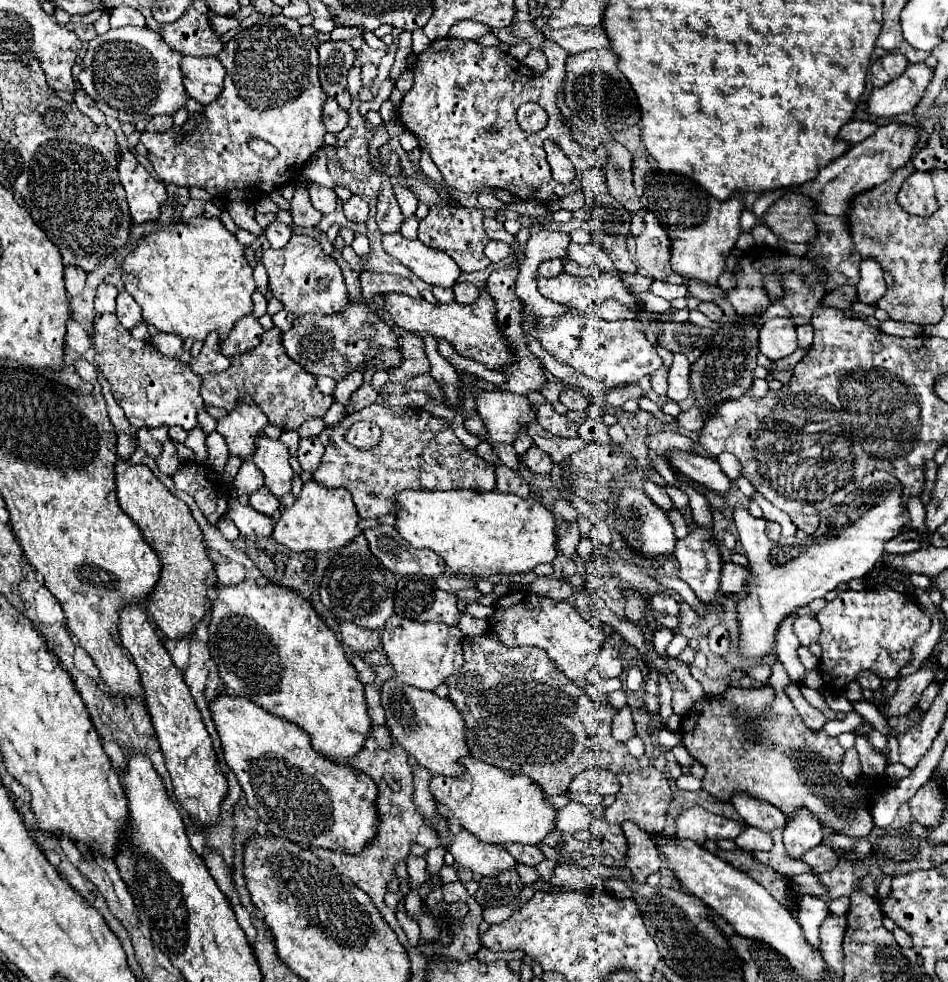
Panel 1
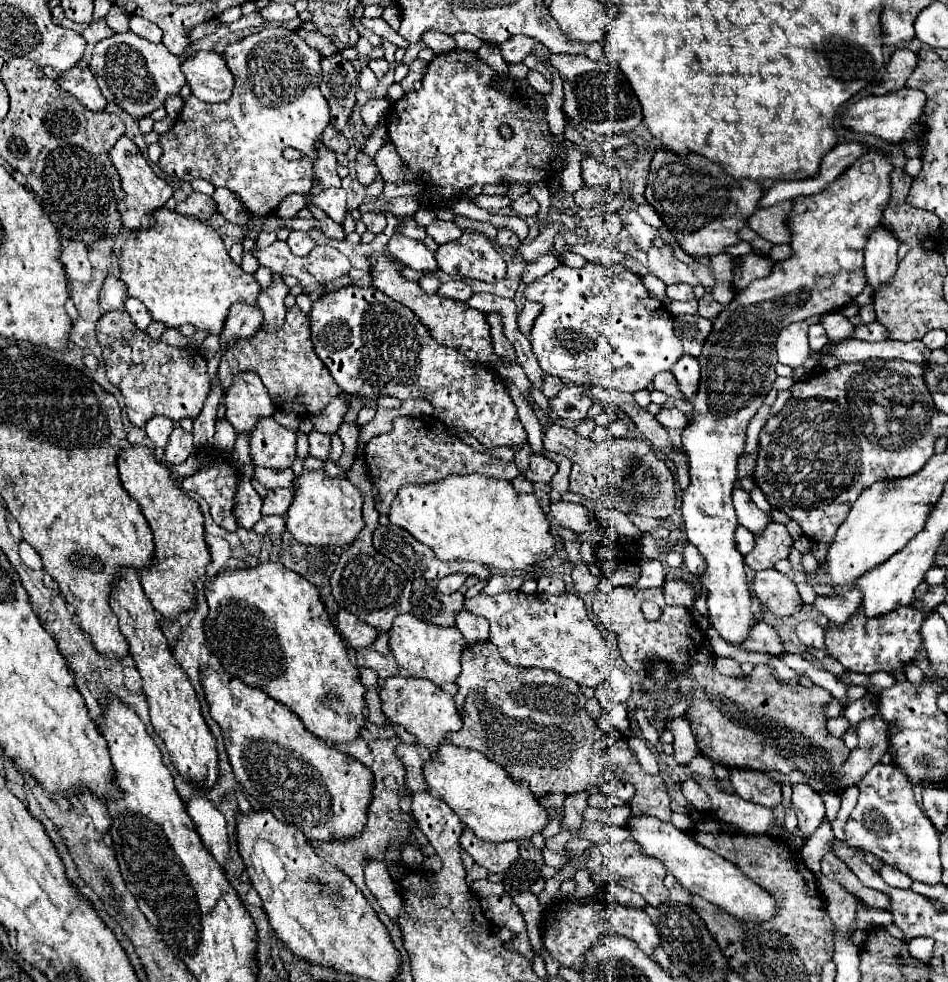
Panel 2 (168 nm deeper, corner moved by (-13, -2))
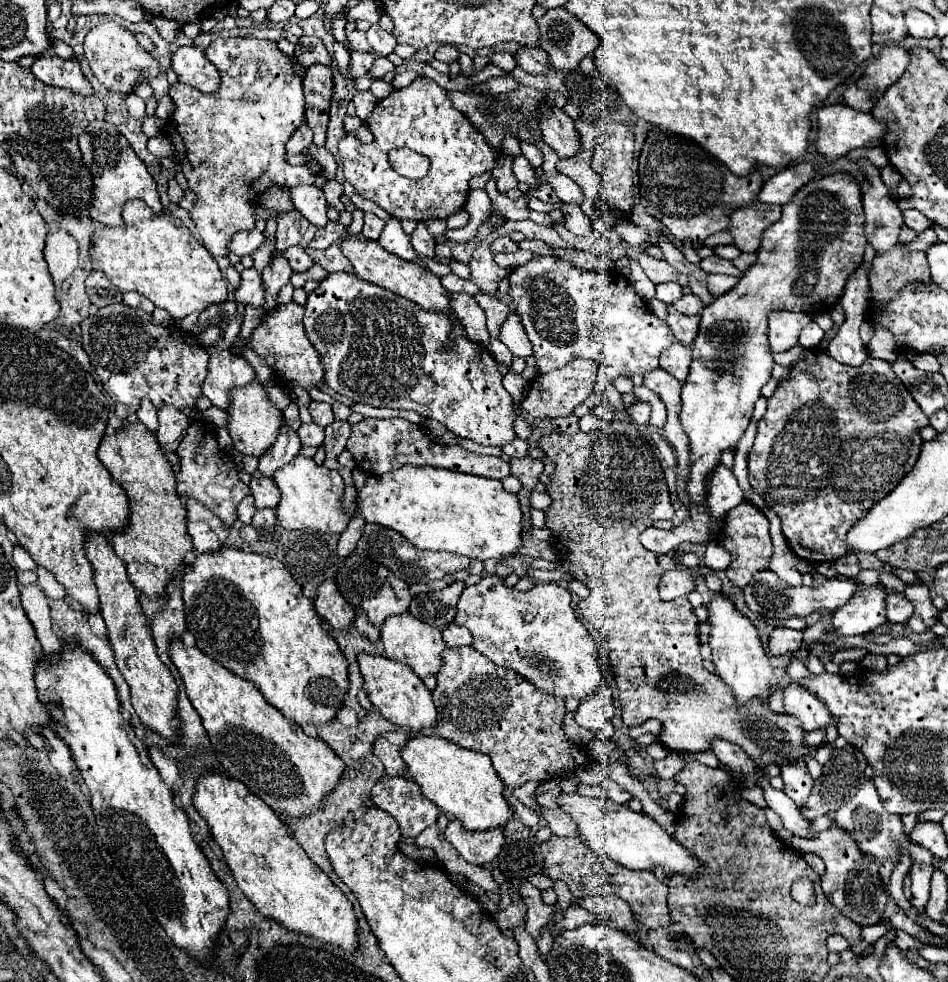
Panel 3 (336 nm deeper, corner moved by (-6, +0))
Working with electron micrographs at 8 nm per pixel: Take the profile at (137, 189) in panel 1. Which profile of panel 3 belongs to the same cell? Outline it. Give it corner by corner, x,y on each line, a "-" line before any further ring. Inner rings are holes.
95,119
87,125
85,133
79,135
79,149
83,155
83,161
93,177
93,195
91,195
91,209
89,217
93,221
99,221
109,227
123,225
121,219
121,207
127,199
143,199
155,213
161,213
159,193
155,187
153,177
147,173
145,163
135,155
135,151
129,147
127,139
119,133
119,129
113,123

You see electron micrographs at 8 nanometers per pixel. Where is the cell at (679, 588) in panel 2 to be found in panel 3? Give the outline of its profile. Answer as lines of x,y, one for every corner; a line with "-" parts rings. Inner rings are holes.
665,571
659,581
659,595
663,601
677,599
695,591
695,579
689,571

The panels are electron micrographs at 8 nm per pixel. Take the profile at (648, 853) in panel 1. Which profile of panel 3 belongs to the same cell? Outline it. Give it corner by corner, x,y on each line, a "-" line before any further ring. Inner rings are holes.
553,835
549,841
541,843
543,851
543,875
547,875
551,881
563,881
567,883
573,897
589,897
589,895
617,895
623,901
631,905
633,915
639,919
639,923
647,929
659,929
667,927
671,923
669,909
667,909
667,885
663,885
653,871
631,871
623,869
619,863
611,861
609,857
599,857
597,853
591,853
579,839
575,837
557,837

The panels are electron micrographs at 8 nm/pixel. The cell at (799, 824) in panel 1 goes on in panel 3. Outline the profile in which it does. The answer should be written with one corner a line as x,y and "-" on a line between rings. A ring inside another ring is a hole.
803,759
781,765
781,777
785,781
783,791
787,793
787,797
791,797
799,805
803,801
807,801
807,797
811,795
811,789
813,789
813,779
811,779
807,763

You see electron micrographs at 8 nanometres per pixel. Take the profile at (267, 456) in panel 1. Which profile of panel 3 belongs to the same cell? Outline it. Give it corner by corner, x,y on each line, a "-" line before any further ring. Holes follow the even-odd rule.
257,379
241,389
233,389
229,397
229,407
225,411
229,415
227,431
233,439
235,449
239,449
243,455
253,455
253,457
261,457
265,453
267,445
275,441
275,431
279,431
279,425
283,421
281,411
269,401
267,389
263,389
263,385

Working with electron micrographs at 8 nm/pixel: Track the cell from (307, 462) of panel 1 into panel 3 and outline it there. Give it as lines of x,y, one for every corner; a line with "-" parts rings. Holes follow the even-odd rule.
301,423
301,427
297,429
297,435
301,437
301,443
305,447
309,447
309,445
321,447
323,445
323,439
325,439
325,431
319,425
315,425
315,423
309,423
309,425

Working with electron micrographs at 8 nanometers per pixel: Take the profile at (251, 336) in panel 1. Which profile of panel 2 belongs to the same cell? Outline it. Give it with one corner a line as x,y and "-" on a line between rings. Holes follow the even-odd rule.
274,275
274,283
268,289
260,291
258,309
262,311
260,329
264,333
276,333
282,327
284,315
286,315
284,297
288,295
288,291
290,291
290,287
286,287
278,275

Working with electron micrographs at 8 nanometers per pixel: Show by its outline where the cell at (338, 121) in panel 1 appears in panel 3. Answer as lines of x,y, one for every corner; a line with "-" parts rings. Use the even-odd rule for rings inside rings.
311,145
309,147
309,155
321,165
321,175
325,177
325,179
335,179
335,171
337,171
337,163
335,163
335,157
333,157
333,153
329,153
325,147
315,147
315,145

